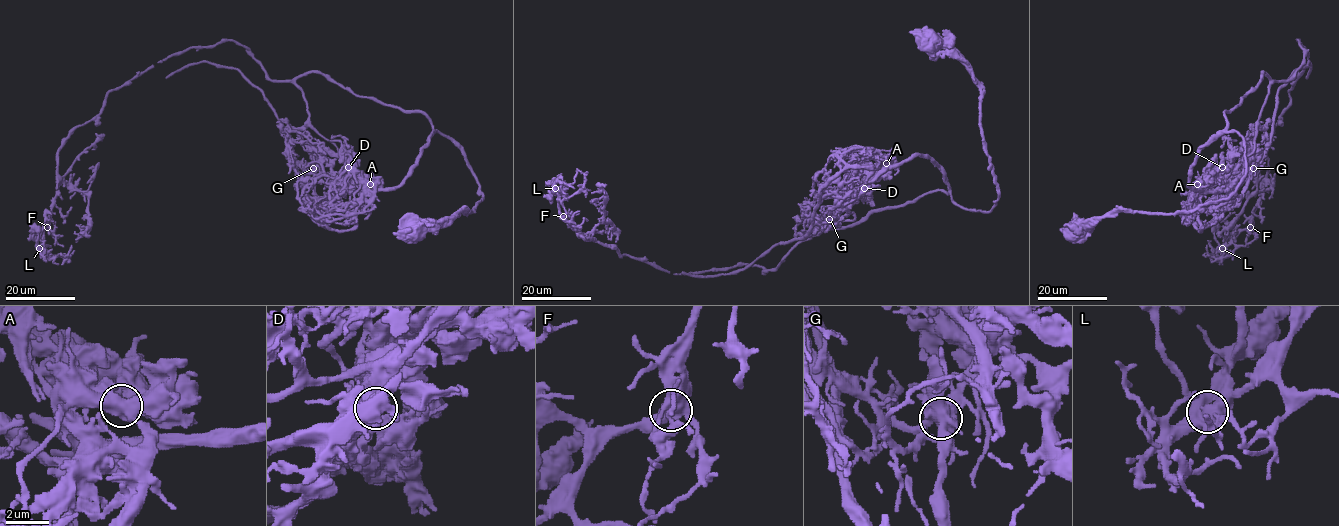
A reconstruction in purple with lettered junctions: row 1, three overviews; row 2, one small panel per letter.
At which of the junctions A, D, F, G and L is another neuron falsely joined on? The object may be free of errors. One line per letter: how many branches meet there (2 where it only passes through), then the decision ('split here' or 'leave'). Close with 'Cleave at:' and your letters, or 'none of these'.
A: 4 | leave
D: 4 | leave
F: 4 | leave
G: 4 | split here
L: 4 | leave
Cleave at: G

